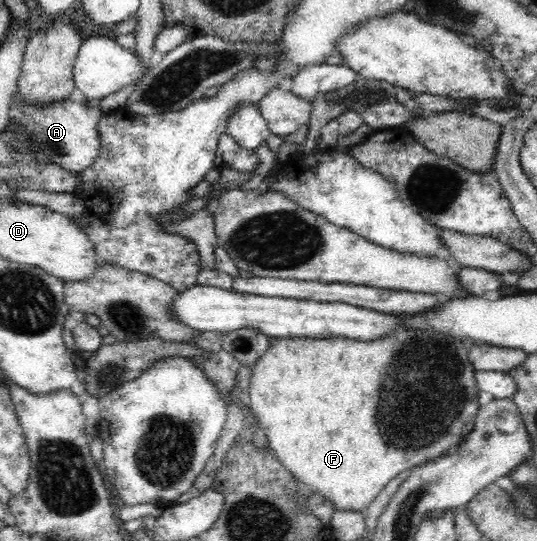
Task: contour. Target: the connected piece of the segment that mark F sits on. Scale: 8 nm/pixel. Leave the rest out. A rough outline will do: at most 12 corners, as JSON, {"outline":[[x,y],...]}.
{"outline":[[434,330],[277,338],[251,412],[335,511],[459,447],[480,410]]}

